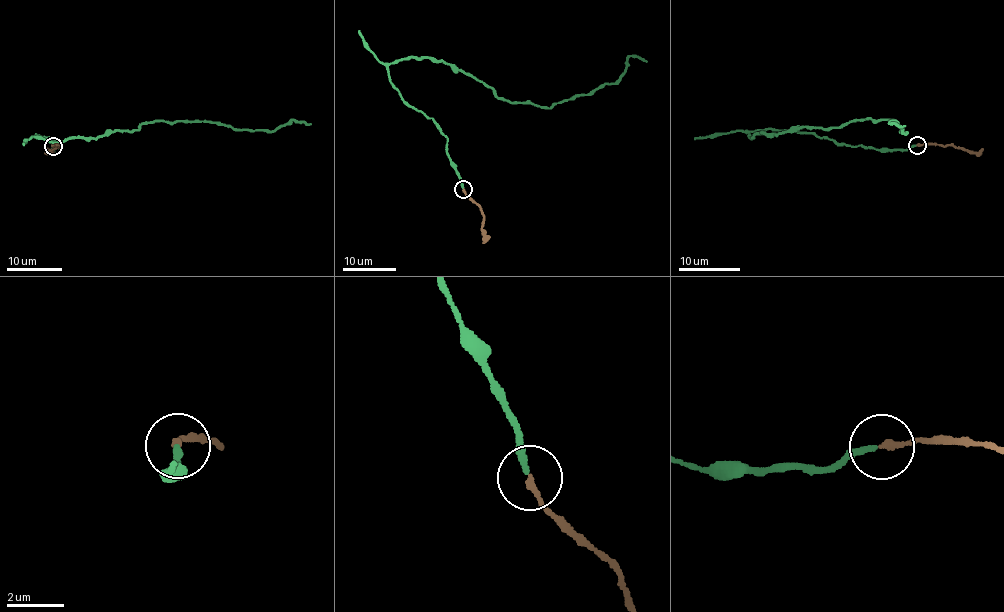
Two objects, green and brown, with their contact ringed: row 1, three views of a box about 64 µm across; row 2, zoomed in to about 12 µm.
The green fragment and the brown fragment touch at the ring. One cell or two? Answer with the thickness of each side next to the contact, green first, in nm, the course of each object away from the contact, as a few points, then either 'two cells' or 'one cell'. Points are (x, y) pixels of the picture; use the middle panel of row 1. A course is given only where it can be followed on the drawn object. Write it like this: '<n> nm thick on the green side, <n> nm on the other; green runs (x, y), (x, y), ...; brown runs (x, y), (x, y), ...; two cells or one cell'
200 nm thick on the green side, 220 nm on the other; green runs (463, 189), (391, 64), (435, 58), (547, 107), (615, 84), (630, 55), (646, 62); brown runs (463, 189), (482, 210), (482, 230), (486, 238), (482, 242); one cell

